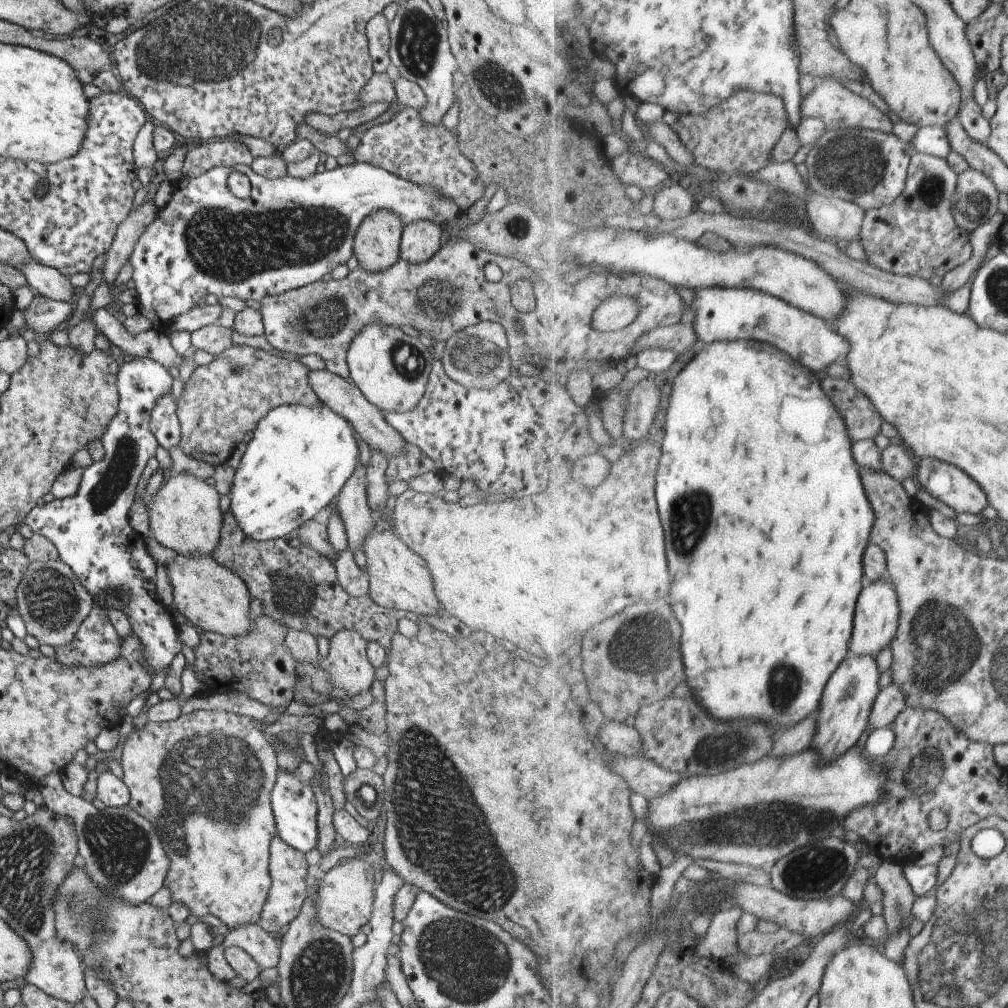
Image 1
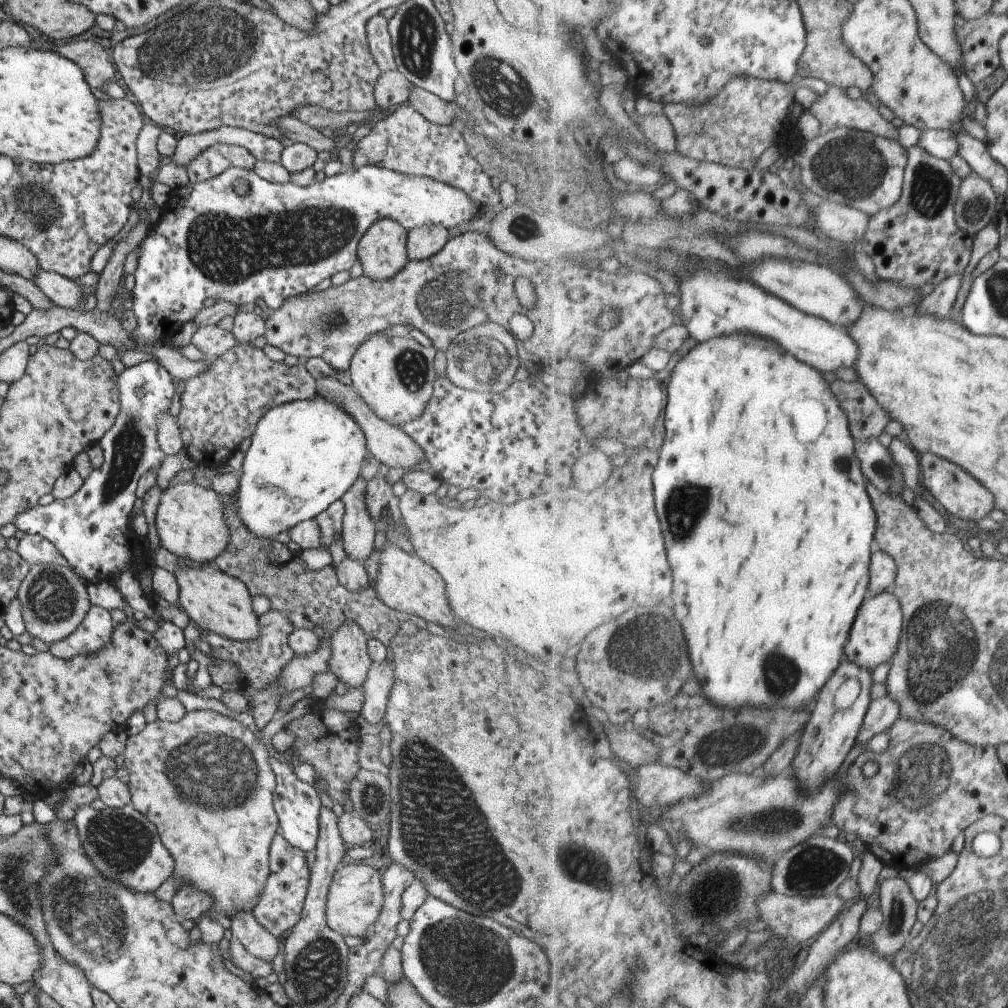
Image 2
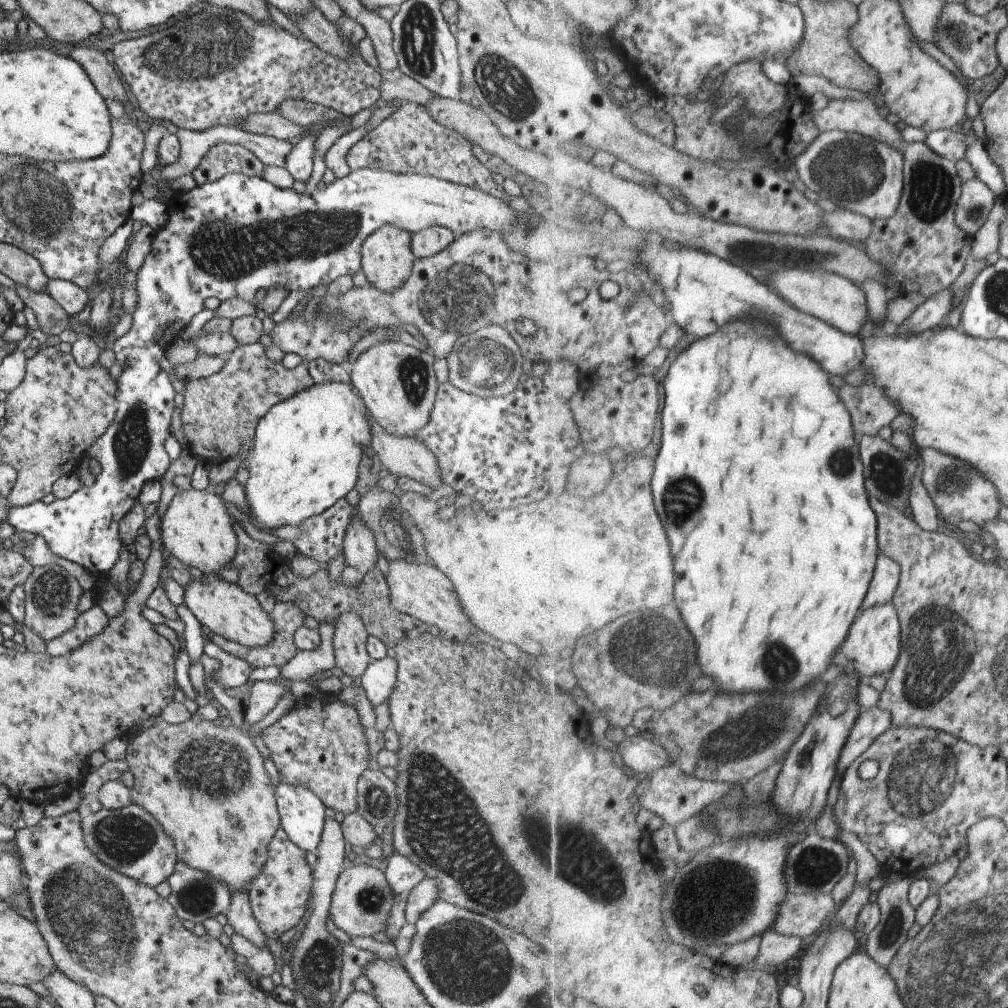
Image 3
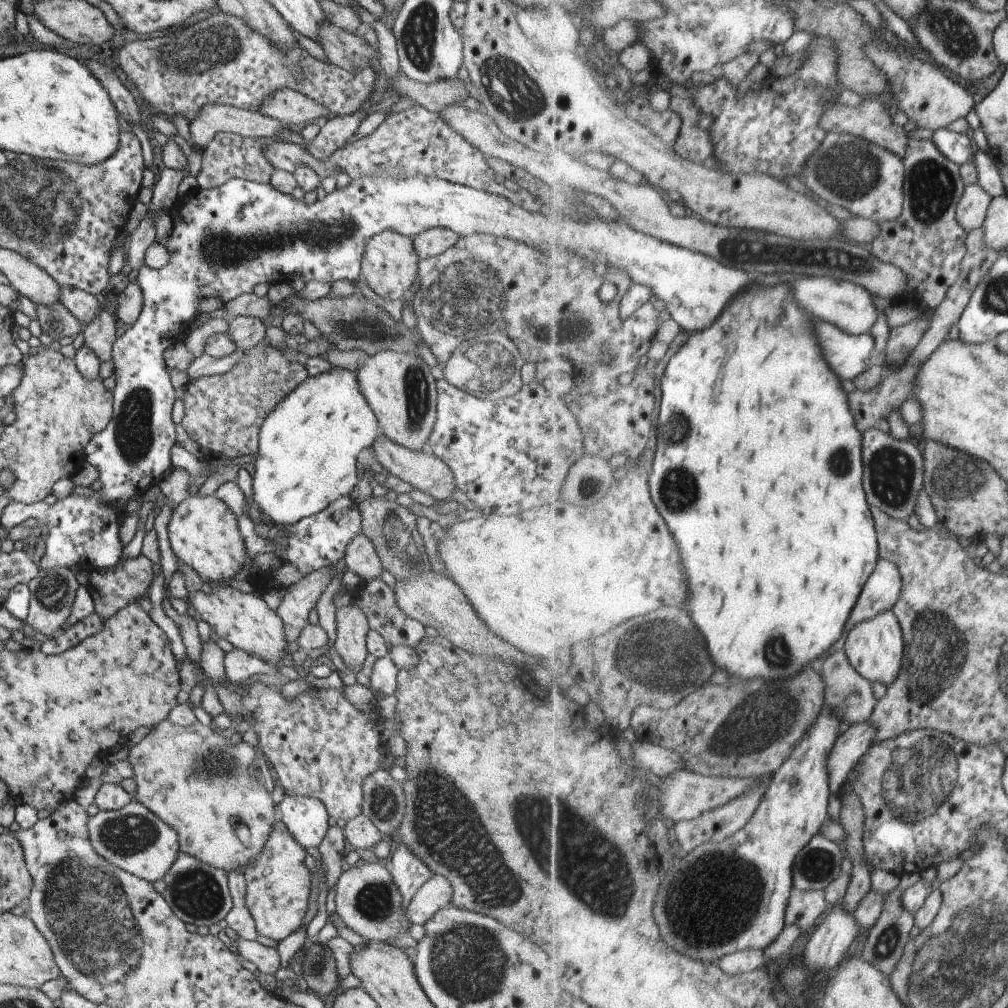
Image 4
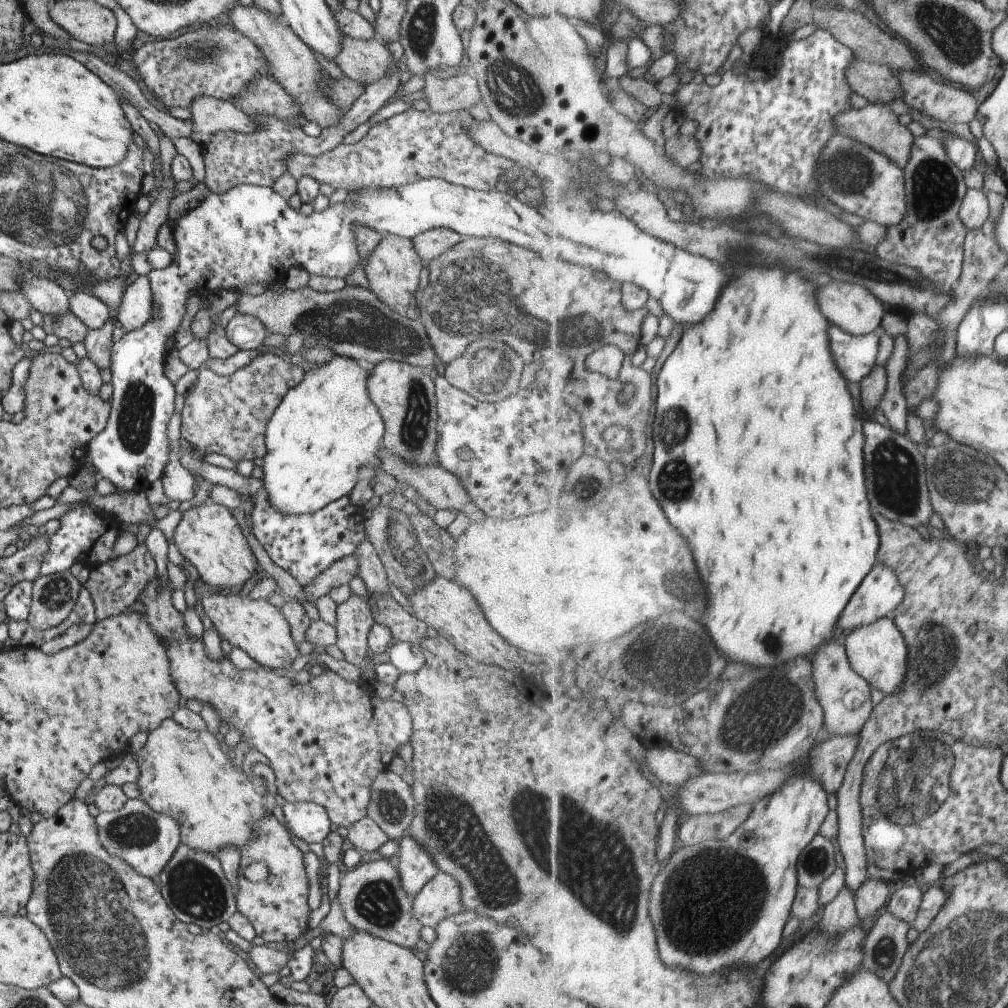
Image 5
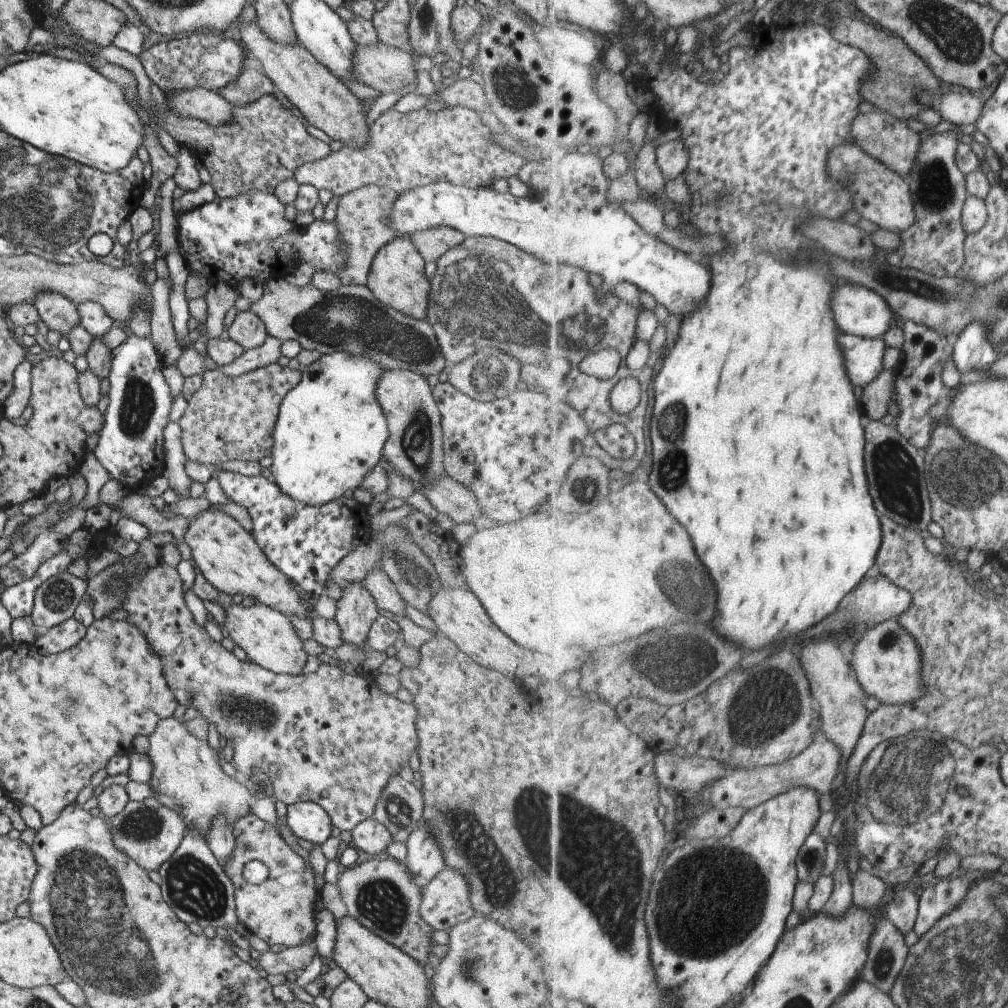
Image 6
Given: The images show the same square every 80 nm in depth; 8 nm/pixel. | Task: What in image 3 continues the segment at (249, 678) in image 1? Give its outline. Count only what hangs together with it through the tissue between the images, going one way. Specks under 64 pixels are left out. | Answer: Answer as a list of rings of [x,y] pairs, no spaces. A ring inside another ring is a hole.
[[[279,601],[268,615],[274,624],[274,637],[264,647],[247,648],[219,635],[209,634],[209,640],[221,650],[246,660],[252,670],[271,665],[283,666],[297,652],[293,633],[303,625],[304,612],[291,601]]]

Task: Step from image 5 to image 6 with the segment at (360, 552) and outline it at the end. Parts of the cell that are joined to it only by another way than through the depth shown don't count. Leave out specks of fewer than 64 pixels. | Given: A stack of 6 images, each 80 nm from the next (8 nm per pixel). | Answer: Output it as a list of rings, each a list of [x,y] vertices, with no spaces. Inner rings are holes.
[[[377,567],[367,573],[362,584],[373,597],[375,604],[393,614],[393,616],[406,616],[405,602],[401,595],[397,592],[396,586],[391,582],[391,579]]]

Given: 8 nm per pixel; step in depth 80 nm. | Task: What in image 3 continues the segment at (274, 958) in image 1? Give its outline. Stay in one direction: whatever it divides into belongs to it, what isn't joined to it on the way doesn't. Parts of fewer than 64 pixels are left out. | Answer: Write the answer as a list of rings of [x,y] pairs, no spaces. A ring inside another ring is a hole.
[[[233,891],[230,895],[230,905],[225,912],[226,923],[233,928],[233,932],[246,938],[255,946],[266,947],[263,940],[266,938],[253,918],[248,894],[245,891]]]

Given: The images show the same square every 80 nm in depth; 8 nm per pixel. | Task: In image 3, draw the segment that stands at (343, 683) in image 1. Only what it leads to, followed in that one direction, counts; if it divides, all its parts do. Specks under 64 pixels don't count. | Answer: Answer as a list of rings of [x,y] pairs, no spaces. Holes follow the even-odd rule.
[[[346,610],[334,620],[332,647],[335,664],[352,680],[360,677],[371,658],[366,651],[368,632],[359,615]]]

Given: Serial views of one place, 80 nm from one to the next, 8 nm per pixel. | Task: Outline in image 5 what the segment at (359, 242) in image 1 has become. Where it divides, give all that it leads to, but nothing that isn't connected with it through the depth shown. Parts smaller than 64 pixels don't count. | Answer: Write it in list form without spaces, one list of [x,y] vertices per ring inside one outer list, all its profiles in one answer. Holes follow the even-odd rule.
[[[385,233],[363,264],[363,272],[369,284],[368,290],[382,304],[397,312],[402,312],[406,306],[416,300],[417,280],[419,280],[419,272],[423,264],[423,260],[414,250],[411,239]]]

